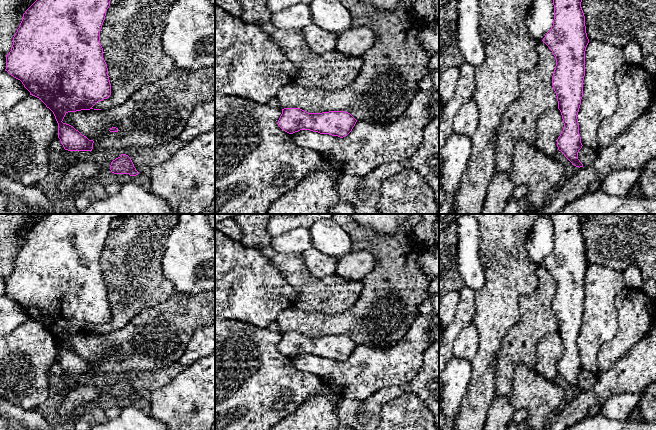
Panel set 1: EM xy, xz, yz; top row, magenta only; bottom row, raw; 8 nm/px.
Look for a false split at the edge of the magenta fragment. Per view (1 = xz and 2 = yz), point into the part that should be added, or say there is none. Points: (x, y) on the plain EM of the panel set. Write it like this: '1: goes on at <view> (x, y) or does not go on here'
1: goes on at xz (388, 304)
2: goes on at yz (550, 348)

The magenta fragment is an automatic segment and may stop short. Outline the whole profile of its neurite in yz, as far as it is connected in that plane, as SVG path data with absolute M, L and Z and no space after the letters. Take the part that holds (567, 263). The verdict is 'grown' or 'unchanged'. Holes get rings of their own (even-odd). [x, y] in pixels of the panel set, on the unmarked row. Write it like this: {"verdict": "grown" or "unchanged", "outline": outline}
{"verdict": "grown", "outline": "M540 214L540 216L548 217L554 229L553 250L542 265L556 283L552 310L557 320L558 331L549 333L538 340L535 370L551 382L554 382L559 374L574 390L580 392L583 388L578 383L578 376L583 369L577 339L583 321L585 275L589 267L585 240L581 231L582 224L578 214Z"}

